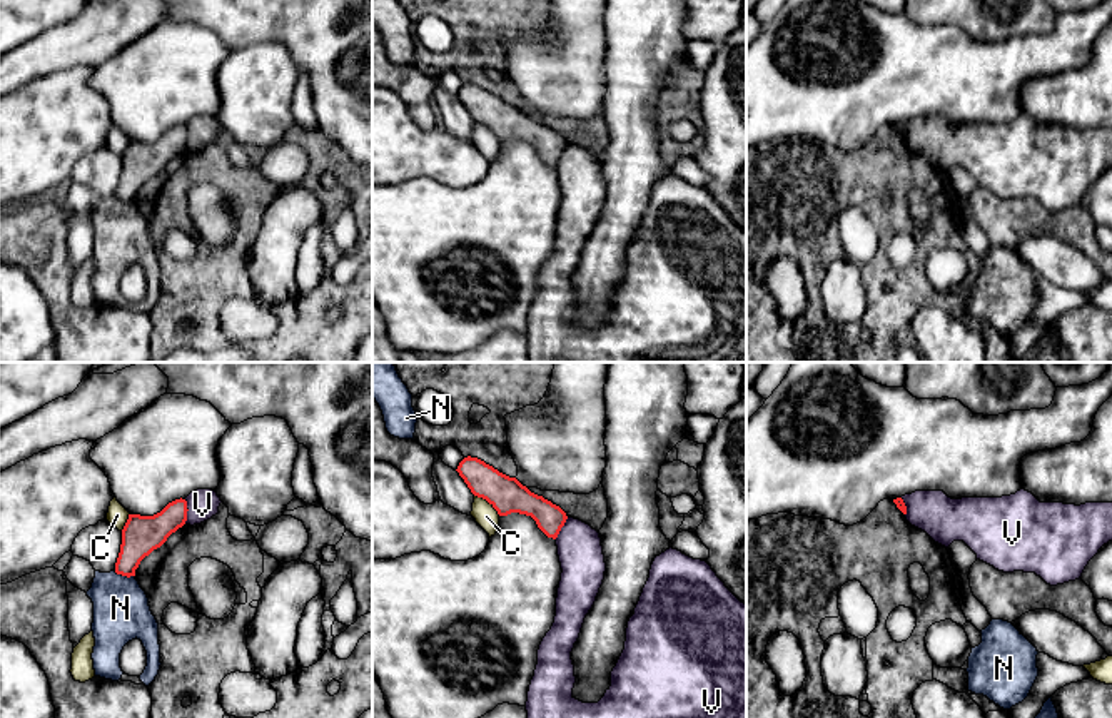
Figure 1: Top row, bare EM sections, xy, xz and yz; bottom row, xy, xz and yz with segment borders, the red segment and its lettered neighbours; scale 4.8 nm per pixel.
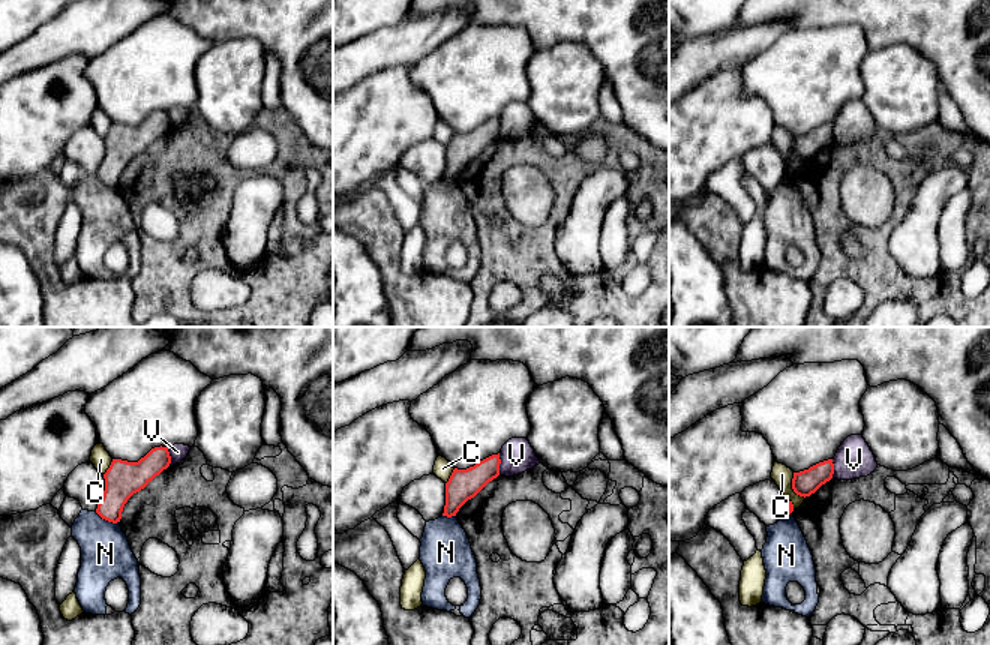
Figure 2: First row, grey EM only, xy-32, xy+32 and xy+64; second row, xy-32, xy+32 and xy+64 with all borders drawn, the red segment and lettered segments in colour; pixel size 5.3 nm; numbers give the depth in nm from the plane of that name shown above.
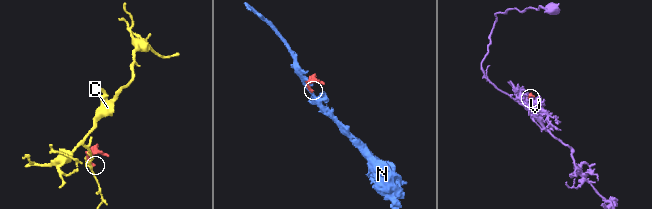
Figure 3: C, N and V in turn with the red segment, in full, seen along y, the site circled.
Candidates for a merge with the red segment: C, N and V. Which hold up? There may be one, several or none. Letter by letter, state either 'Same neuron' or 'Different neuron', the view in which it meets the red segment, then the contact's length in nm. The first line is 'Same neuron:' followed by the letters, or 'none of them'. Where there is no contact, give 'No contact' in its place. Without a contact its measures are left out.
Same neuron: none of them
C: Different neuron. Touches red in xz. Shared border 160 nm
N: Different neuron. Touches red in xy. Shared border 110 nm
V: Different neuron. Touches red in xy. Shared border 120 nm

